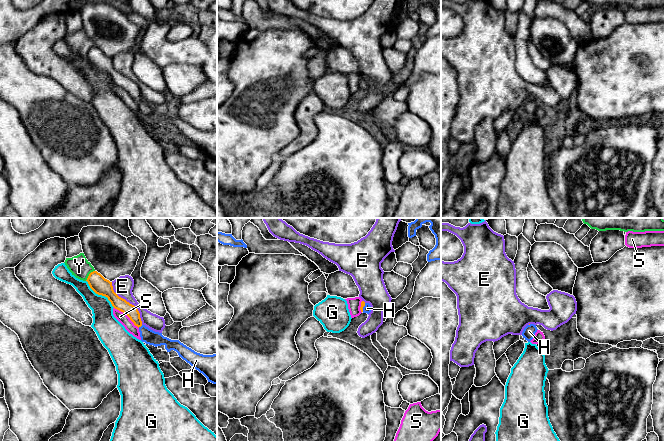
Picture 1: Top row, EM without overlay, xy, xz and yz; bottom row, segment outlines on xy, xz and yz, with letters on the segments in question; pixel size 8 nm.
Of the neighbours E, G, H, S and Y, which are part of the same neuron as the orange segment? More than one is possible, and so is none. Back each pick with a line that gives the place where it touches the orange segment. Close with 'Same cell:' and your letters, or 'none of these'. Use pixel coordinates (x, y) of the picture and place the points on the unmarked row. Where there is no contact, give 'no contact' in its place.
H: meets orange in xy at (140, 102)
Same cell: H

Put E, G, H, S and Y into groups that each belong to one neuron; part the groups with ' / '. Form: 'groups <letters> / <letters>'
groups E / G / H / S / Y

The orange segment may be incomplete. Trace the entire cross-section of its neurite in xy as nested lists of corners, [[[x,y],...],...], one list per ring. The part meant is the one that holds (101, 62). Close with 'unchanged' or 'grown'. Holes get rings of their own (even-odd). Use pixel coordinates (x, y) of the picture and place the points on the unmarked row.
[[[97,47],[89,50],[86,56],[90,64],[98,71],[108,74],[112,82],[126,90],[135,102],[139,104],[141,117],[155,123],[164,121],[167,128],[174,126],[179,133],[189,139],[192,144],[202,149],[213,160],[217,160],[217,129],[213,131],[203,131],[187,123],[179,116],[171,116],[164,113],[162,109],[155,108],[142,100],[138,85],[119,73],[113,66],[112,58],[105,55]]] | grown

